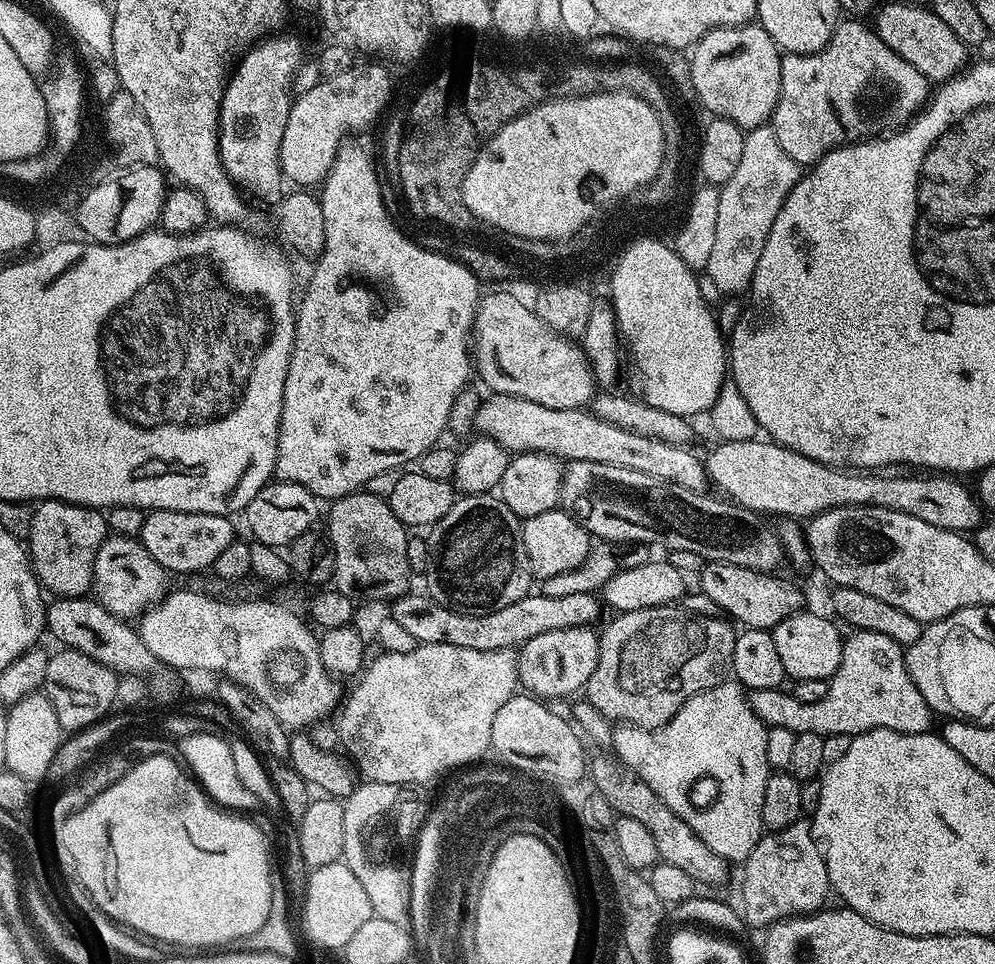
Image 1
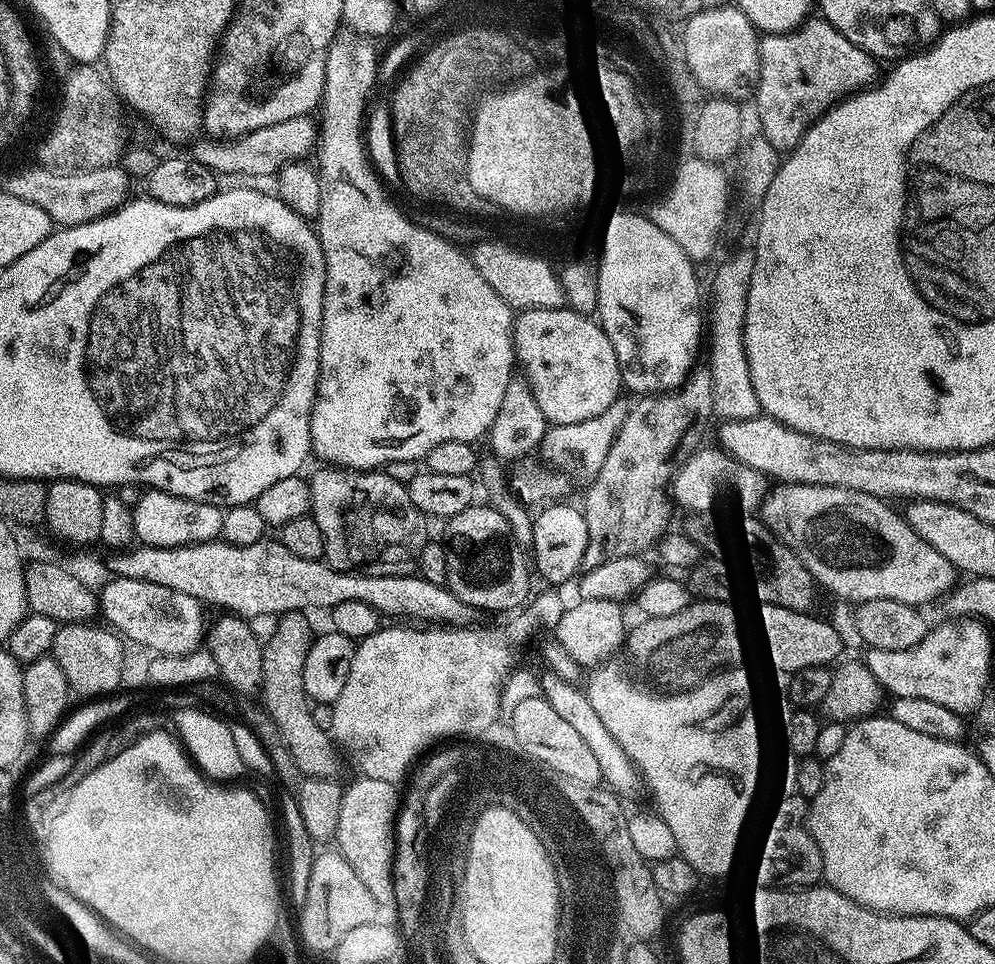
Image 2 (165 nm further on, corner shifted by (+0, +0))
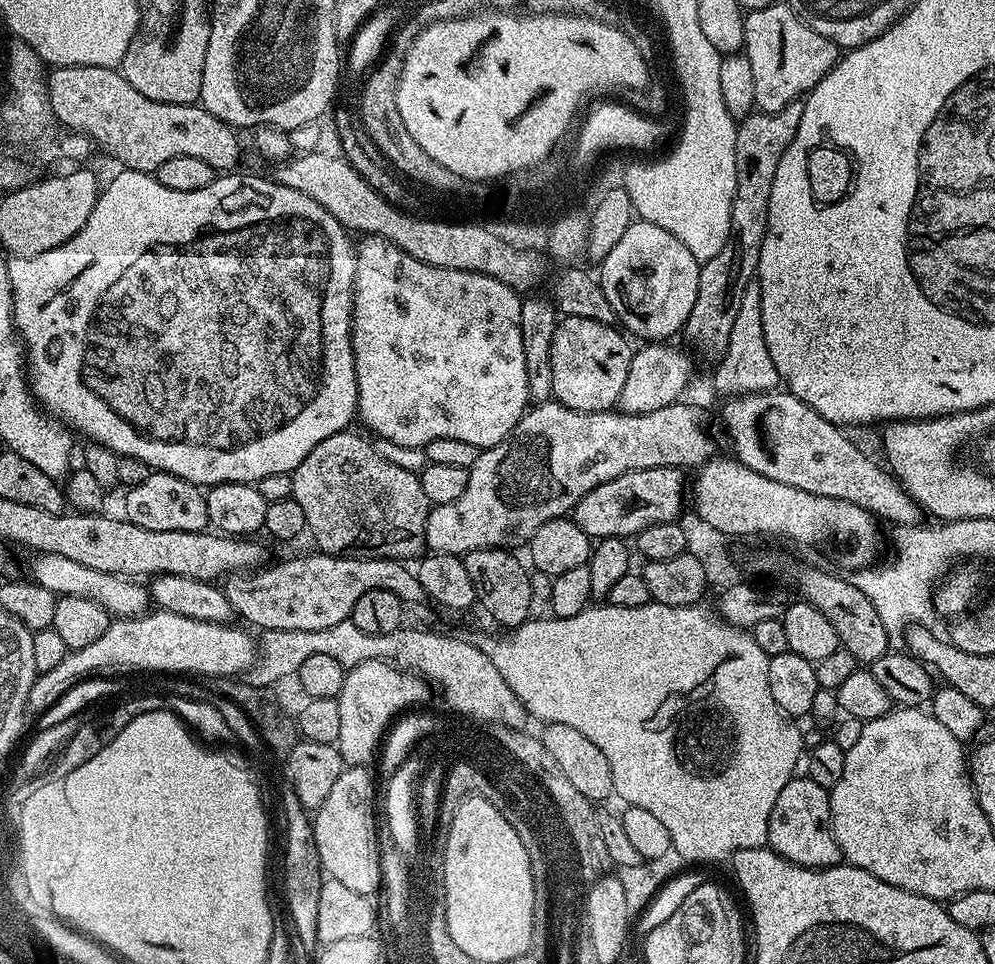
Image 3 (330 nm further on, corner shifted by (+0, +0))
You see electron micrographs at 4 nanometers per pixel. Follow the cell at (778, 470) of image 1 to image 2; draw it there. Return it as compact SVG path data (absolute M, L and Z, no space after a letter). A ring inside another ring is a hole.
M697 450L687 457L688 461L681 468L679 465L675 469L670 481L670 496L674 504L676 499L677 506L688 512L708 512L715 504L720 508L733 504L744 512L755 513L766 495L765 481L760 472L738 463L722 450L715 451Z

